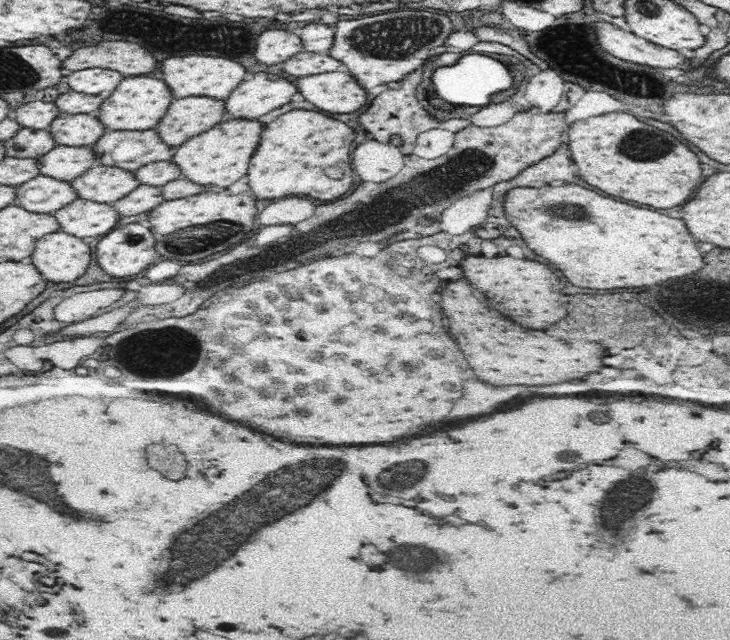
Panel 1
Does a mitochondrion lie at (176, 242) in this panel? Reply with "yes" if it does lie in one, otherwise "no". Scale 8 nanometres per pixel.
yes

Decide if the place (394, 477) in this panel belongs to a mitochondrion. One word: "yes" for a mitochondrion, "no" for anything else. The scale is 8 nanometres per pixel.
yes

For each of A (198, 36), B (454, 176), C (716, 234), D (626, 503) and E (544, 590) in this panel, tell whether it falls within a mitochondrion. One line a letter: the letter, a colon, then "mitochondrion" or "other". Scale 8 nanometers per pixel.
A: mitochondrion
B: mitochondrion
C: other
D: mitochondrion
E: other

